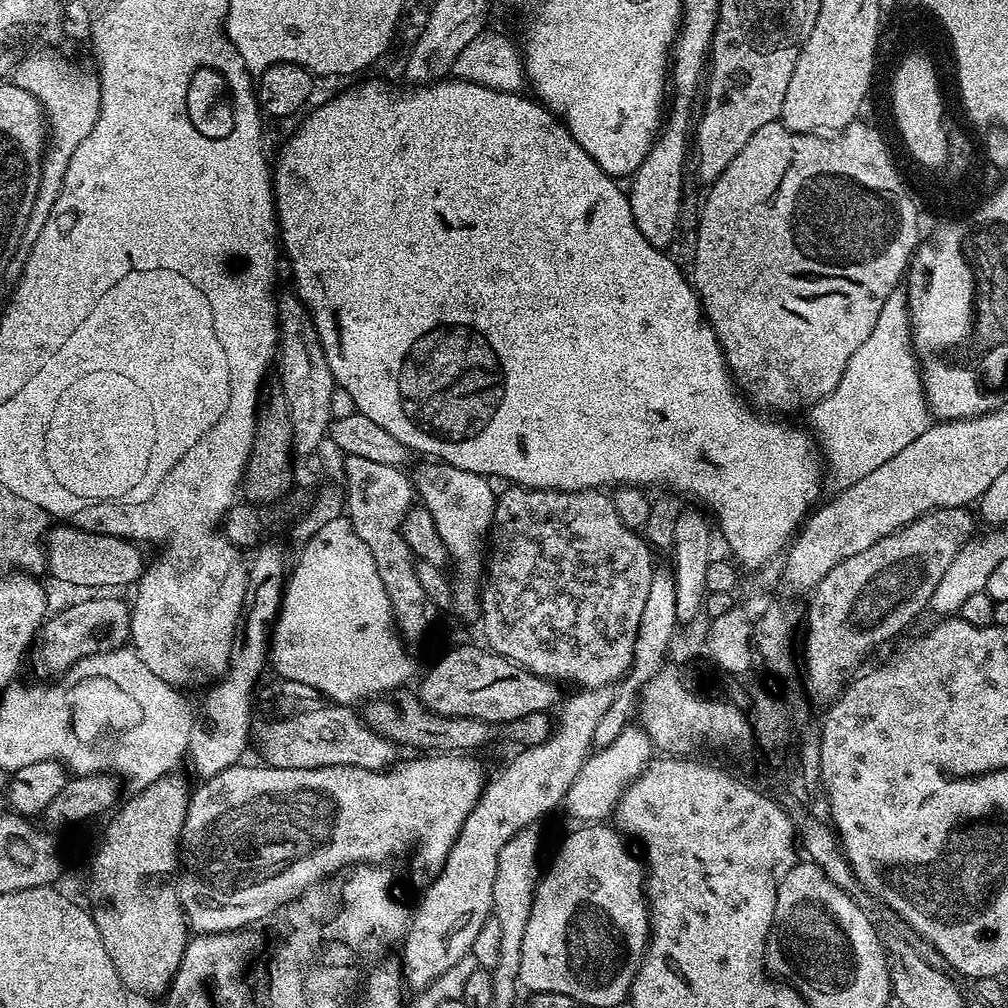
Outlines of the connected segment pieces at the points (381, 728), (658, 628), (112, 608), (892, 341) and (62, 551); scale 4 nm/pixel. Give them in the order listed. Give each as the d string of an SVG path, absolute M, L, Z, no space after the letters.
M400 690L373 698L363 705L362 719L370 730L382 734L397 746L409 744L416 750L431 750L436 754L468 754L471 748L480 748L494 732L493 725L486 720L469 716L439 716L428 711L419 695Z
M659 567L653 571L651 576L650 591L646 594L645 607L642 609L641 621L638 626L638 638L635 639L631 666L626 675L619 680L615 687L616 694L613 705L606 710L606 713L602 714L601 719L597 723L597 728L594 729L592 745L595 749L610 746L610 744L618 738L620 732L622 732L633 719L639 703L641 690L653 674L667 661L668 656L666 656L666 654L669 646L672 646L674 628L677 628L678 623L673 571L667 567L666 569L660 569Z
M96 594L93 600L80 600L69 608L64 608L60 613L49 615L40 626L40 634L34 641L34 647L30 652L30 664L40 678L59 678L70 671L82 658L112 652L115 648L125 647L129 643L132 634L132 609L129 601L119 600L116 594Z
M894 291L890 298L886 298L886 306L882 306L882 314L878 314L878 322L874 322L874 330L870 330L870 338L854 350L854 358L846 362L846 370L838 386L834 386L827 398L812 405L810 415L816 427L814 436L826 465L827 479L828 476L832 479L833 489L836 490L849 488L854 482L865 478L866 474L873 473L926 431L930 425L930 409L924 396L918 357L912 346L908 302L903 291Z
M63 522L49 527L46 537L46 568L56 580L72 588L96 588L92 590L120 590L135 585L146 567L144 552L135 540L123 540L121 536L88 532Z

